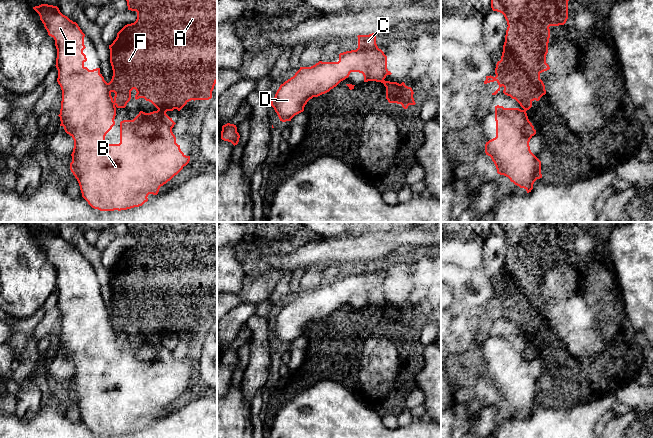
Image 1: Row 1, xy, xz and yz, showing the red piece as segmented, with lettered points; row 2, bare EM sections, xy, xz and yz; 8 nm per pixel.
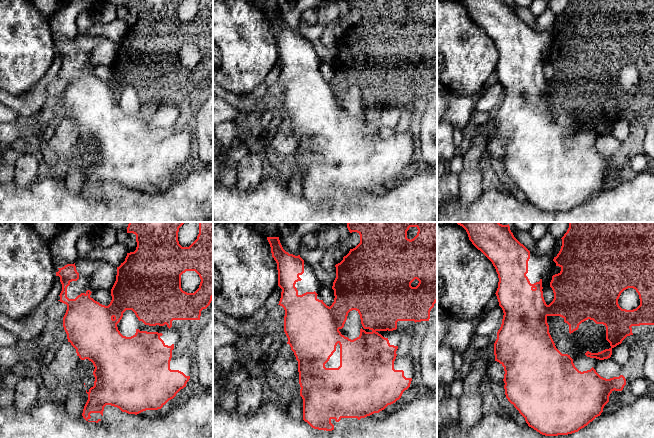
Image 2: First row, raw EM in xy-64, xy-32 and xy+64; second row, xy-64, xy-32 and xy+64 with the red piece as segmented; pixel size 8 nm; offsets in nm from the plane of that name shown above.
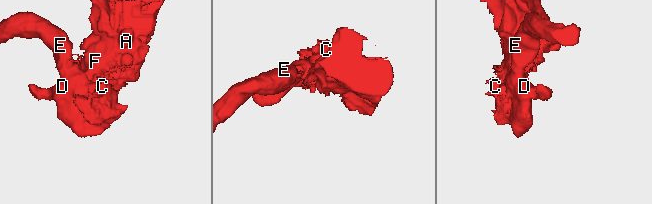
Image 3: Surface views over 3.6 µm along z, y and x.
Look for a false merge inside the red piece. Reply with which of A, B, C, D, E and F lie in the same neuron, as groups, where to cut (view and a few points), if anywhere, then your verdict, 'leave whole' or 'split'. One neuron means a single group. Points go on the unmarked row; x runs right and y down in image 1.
A B C D E F | no cut | leave whole

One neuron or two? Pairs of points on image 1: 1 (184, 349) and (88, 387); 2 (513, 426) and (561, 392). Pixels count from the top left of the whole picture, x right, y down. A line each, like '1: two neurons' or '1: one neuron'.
1: one neuron
2: two neurons

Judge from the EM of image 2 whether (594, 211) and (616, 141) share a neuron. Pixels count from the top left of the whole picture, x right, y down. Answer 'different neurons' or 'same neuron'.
different neurons

